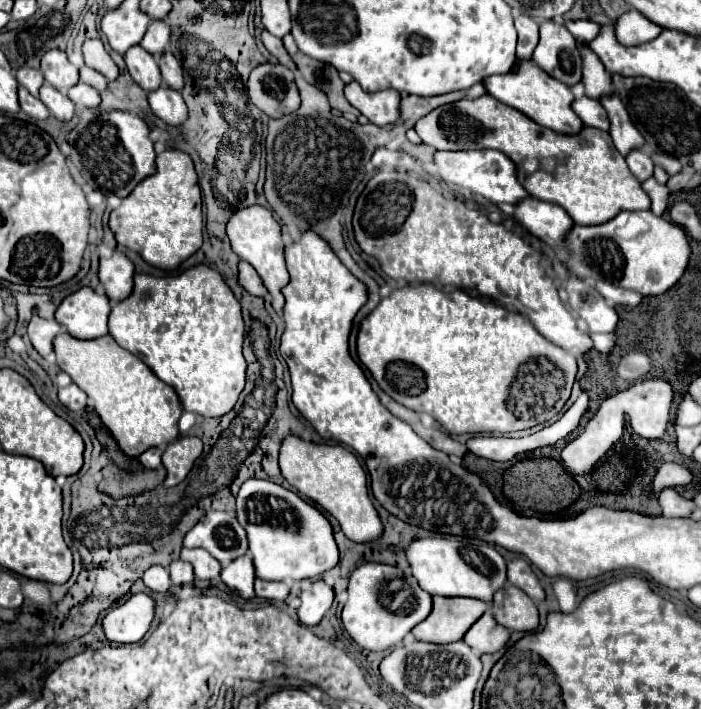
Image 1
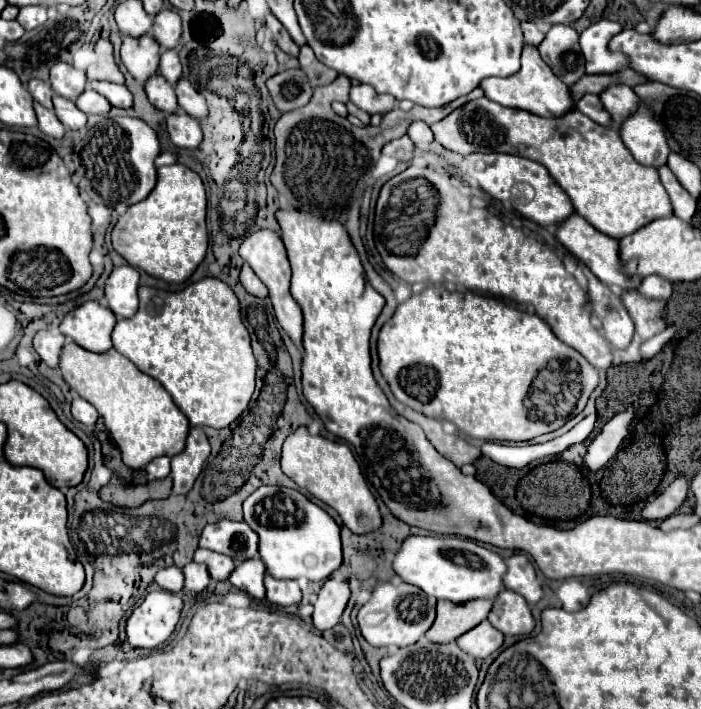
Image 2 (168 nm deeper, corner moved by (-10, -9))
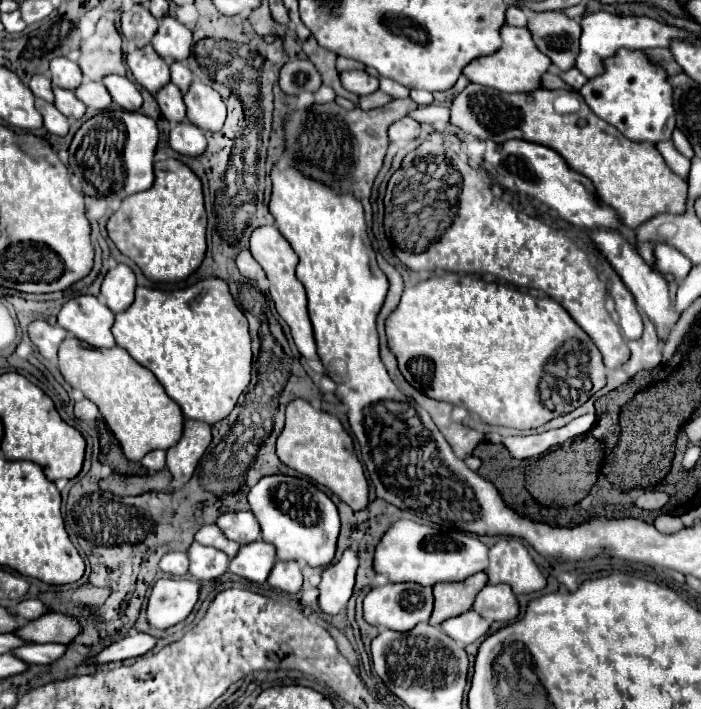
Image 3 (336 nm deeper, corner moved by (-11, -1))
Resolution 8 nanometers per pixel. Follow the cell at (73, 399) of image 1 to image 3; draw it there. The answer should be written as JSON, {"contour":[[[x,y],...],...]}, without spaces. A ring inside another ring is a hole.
{"contour":[[[82,398],[80,402],[74,404],[74,414],[76,414],[76,418],[90,422],[90,420],[98,418],[98,406],[94,402],[90,402],[88,398]]]}

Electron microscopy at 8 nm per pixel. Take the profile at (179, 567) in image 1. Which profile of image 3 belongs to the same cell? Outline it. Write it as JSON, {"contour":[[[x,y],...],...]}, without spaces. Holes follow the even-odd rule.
{"contour":[[[194,542],[188,548],[188,560],[190,560],[190,576],[194,580],[206,582],[206,580],[216,580],[220,574],[228,570],[228,556],[216,548],[202,546]]]}

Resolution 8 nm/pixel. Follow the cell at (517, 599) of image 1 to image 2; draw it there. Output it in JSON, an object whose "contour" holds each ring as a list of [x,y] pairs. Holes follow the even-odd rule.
{"contour":[[[511,590],[497,594],[487,620],[505,636],[529,636],[535,628],[529,604]]]}

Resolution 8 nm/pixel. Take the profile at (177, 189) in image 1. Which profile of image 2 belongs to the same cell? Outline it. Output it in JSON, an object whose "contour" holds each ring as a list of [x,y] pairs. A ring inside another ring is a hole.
{"contour":[[[181,164],[161,166],[157,170],[157,184],[153,192],[139,204],[129,206],[127,212],[117,220],[111,230],[111,242],[119,256],[123,256],[133,268],[145,270],[149,276],[167,280],[167,282],[183,282],[187,280],[195,268],[203,262],[207,252],[207,226],[205,226],[205,188],[193,170]]]}

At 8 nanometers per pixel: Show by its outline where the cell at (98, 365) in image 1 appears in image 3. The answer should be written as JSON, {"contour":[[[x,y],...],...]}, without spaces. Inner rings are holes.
{"contour":[[[70,336],[60,344],[58,360],[64,380],[72,388],[82,390],[82,394],[100,408],[100,414],[118,438],[128,460],[138,462],[150,450],[168,450],[178,444],[184,424],[180,406],[166,394],[158,378],[148,368],[138,364],[124,348],[90,348]]]}

